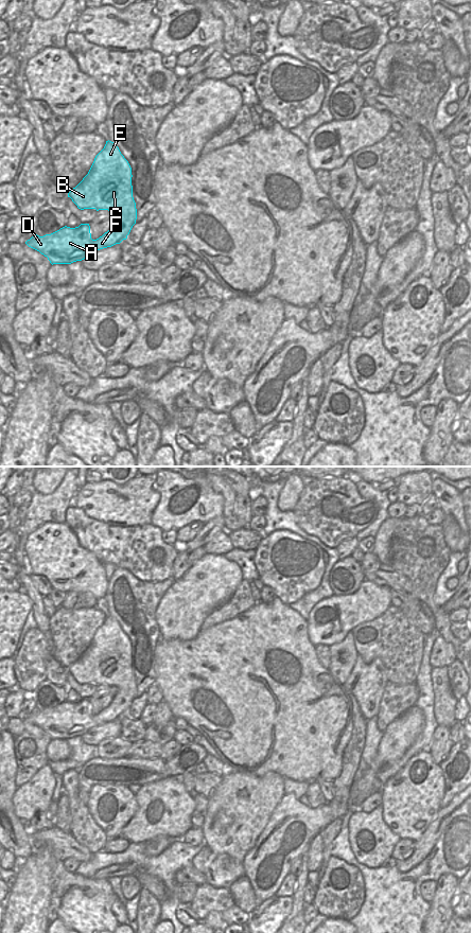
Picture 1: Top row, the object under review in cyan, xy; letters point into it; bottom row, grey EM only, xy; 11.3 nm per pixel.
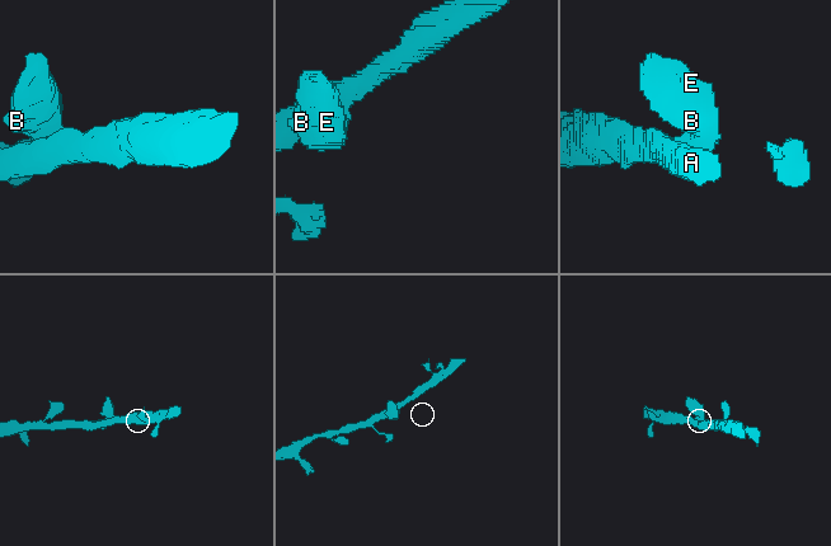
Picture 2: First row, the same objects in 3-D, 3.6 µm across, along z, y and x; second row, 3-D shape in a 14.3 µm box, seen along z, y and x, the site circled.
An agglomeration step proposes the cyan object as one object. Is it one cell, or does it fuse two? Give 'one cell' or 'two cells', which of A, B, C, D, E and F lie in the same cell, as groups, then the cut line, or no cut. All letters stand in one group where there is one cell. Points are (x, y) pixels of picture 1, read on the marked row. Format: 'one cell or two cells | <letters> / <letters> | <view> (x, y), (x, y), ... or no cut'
one cell | A B C D E F | no cut

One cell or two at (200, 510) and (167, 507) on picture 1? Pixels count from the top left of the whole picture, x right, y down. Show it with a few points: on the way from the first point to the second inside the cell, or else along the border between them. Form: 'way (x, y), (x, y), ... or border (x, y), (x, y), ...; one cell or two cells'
way (192, 510), (180, 514), (174, 513); one cell

